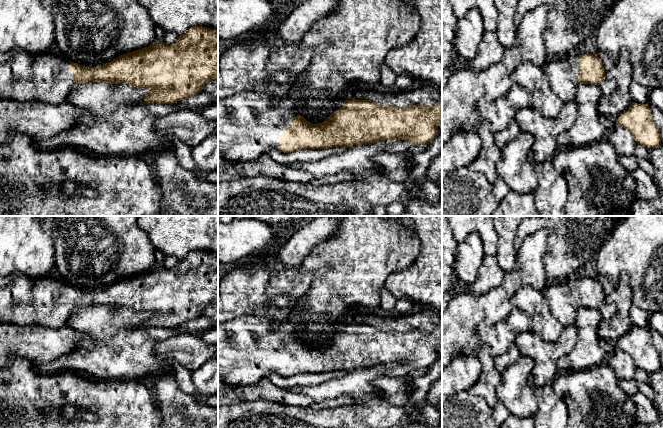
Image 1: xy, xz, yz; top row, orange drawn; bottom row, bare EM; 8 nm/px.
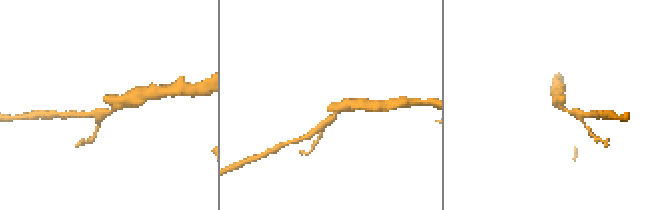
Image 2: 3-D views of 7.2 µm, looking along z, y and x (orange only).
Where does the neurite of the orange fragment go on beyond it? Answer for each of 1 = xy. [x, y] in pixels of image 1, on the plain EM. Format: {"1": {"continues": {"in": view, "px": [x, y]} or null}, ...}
{"1": {"continues": {"in": "xy", "px": [24, 300]}}}

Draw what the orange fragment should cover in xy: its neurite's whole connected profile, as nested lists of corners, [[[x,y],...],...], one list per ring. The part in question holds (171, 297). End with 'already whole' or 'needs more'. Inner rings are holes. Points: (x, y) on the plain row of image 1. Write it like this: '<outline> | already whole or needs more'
[[[203,250],[190,251],[173,268],[156,265],[149,271],[128,276],[98,291],[70,286],[56,274],[45,278],[33,278],[21,273],[0,274],[0,321],[17,325],[60,328],[67,325],[69,316],[76,308],[107,306],[147,312],[149,317],[144,323],[146,327],[173,328],[202,316],[203,309],[212,303],[218,303],[218,254]]] | needs more

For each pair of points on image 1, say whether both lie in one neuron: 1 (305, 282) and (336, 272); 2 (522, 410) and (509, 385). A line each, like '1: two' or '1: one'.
1: two
2: one

